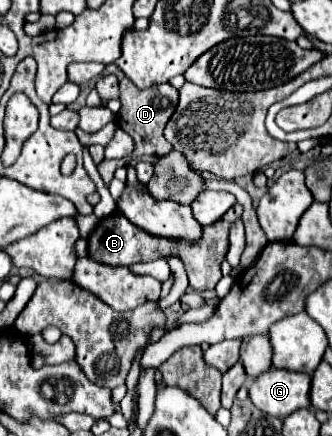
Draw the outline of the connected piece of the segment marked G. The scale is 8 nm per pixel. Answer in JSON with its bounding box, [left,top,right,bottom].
[248,367,312,419]

